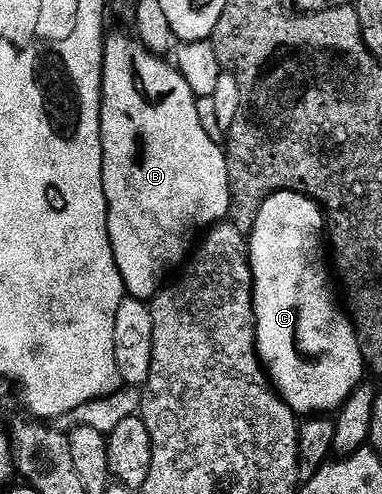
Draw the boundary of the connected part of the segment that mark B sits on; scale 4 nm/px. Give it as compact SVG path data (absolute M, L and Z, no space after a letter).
M114 34L111 38L109 35L104 42L106 55L102 57L102 167L104 196L108 204L108 236L112 244L112 256L116 260L116 268L120 268L120 276L126 285L127 295L132 298L153 300L160 287L167 281L166 273L174 269L177 271L187 261L196 242L193 234L197 230L202 232L211 226L217 226L229 215L230 181L226 151L215 139L210 138L208 132L204 132L204 127L200 125L200 112L196 112L196 99L192 88L188 88L188 80L184 80L184 76L180 76L180 72L171 63L169 66L165 57L151 54L137 37L126 34Z

